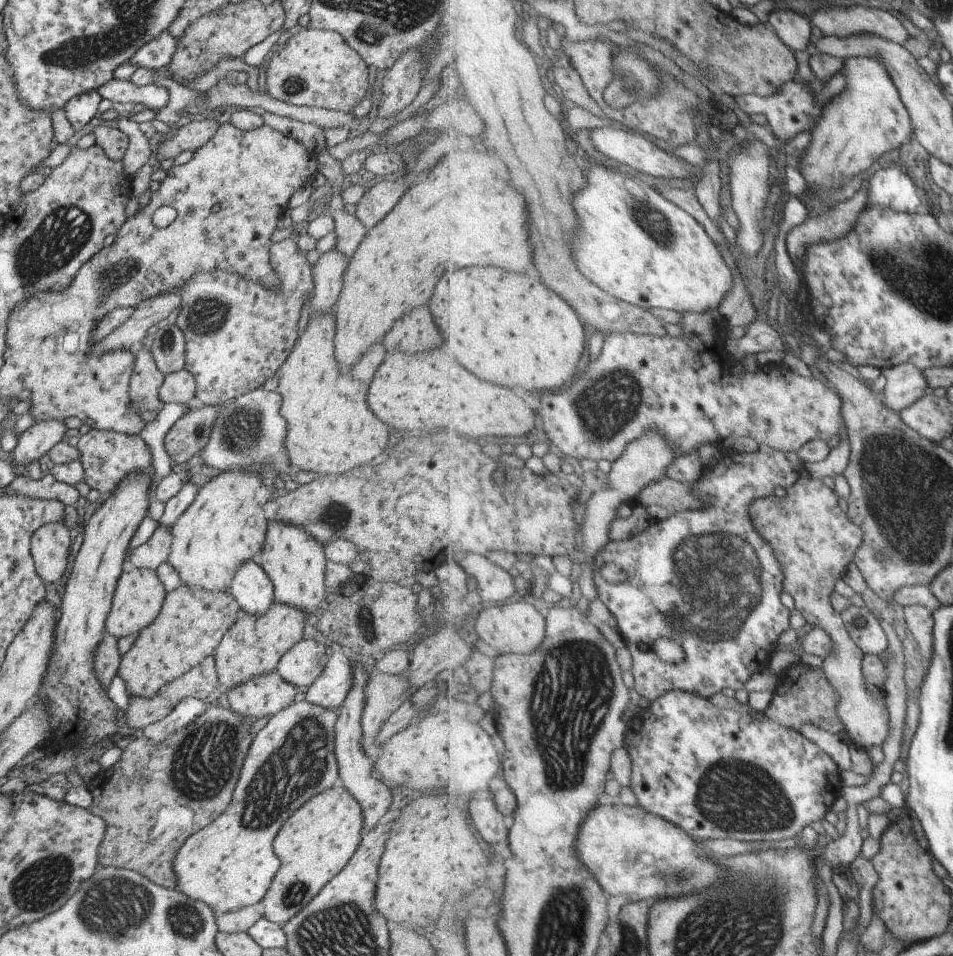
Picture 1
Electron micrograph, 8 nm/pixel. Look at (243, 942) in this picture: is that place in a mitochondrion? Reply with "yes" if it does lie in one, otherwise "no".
no

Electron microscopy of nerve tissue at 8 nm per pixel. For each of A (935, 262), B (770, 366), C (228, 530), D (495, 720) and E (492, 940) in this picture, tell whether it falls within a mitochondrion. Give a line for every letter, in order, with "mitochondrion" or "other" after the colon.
A: mitochondrion
B: other
C: other
D: other
E: other

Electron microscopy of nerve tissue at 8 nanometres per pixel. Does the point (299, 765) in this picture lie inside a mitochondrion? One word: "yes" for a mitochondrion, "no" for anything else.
yes

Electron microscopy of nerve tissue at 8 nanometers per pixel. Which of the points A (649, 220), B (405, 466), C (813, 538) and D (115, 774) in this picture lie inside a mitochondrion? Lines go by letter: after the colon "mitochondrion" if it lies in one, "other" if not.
A: mitochondrion
B: other
C: other
D: other

